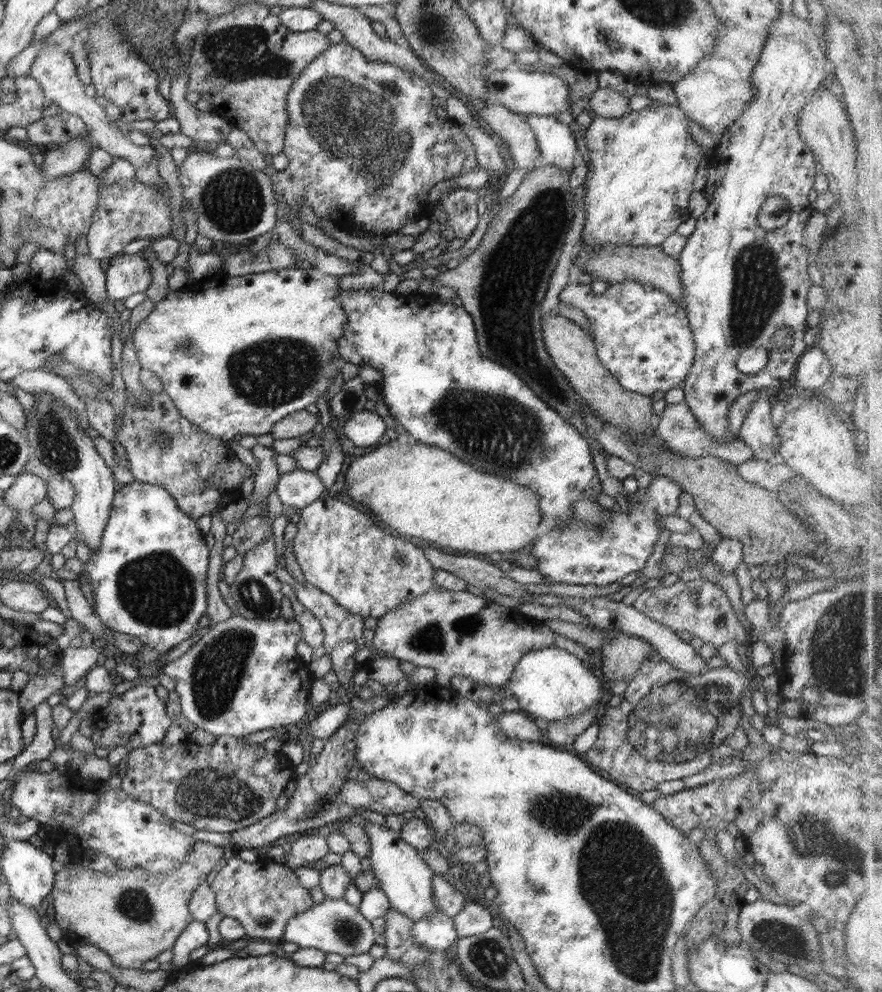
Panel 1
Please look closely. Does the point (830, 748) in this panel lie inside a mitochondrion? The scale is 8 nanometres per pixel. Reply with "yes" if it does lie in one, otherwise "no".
no

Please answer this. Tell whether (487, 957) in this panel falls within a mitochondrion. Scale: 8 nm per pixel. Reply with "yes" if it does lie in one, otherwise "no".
yes

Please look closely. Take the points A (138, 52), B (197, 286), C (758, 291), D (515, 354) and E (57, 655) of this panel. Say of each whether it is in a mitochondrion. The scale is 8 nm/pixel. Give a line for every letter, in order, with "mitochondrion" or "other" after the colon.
A: other
B: other
C: mitochondrion
D: mitochondrion
E: other

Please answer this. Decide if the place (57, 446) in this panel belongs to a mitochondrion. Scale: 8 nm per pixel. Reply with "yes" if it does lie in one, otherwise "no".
yes

